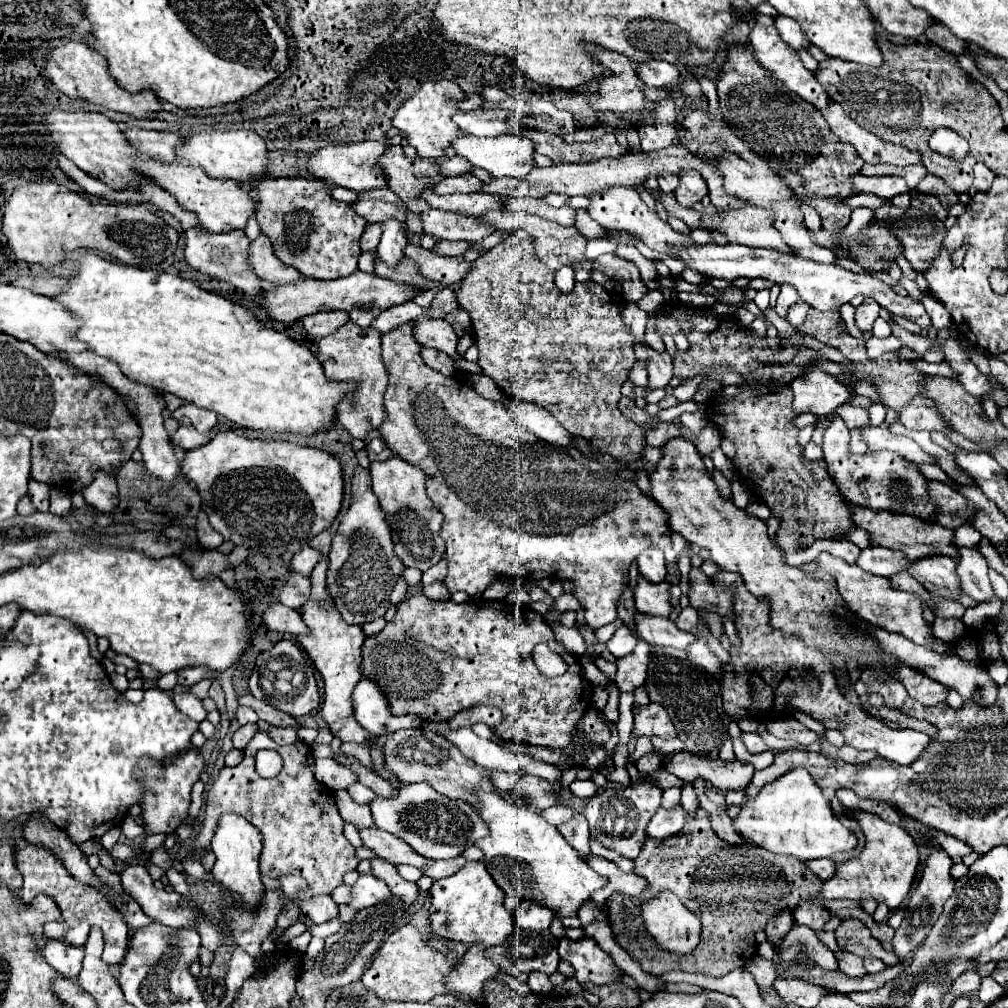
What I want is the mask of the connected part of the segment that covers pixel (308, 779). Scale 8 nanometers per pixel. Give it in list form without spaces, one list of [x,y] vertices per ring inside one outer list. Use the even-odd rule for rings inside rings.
[[[259,732],[249,746],[245,748],[245,760],[233,768],[223,768],[219,778],[213,782],[209,794],[207,794],[207,802],[205,802],[205,820],[201,826],[201,832],[197,834],[197,844],[195,848],[207,848],[210,845],[211,838],[217,830],[219,824],[219,816],[223,812],[235,812],[243,818],[247,818],[253,826],[259,828],[259,832],[263,834],[263,864],[261,864],[261,874],[269,876],[269,878],[279,878],[283,874],[293,874],[293,876],[301,876],[305,878],[305,882],[309,884],[307,890],[303,890],[303,900],[311,898],[311,896],[319,896],[319,894],[331,894],[339,884],[343,884],[343,876],[349,870],[355,870],[359,864],[359,858],[355,856],[355,848],[347,842],[347,838],[343,836],[343,818],[339,816],[337,810],[337,798],[335,794],[323,786],[321,782],[315,780],[313,774],[315,768],[315,758],[313,752],[307,744],[297,742],[291,746],[279,746],[275,744],[265,732]],[[259,748],[273,748],[281,754],[283,758],[283,768],[275,778],[261,778],[255,772],[255,754]]]

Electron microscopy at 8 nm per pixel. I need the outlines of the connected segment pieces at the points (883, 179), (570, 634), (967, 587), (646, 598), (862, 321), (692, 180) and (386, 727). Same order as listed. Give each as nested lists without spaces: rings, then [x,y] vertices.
[[[855,176],[853,186],[859,194],[871,192],[871,194],[877,194],[877,196],[887,198],[887,200],[891,200],[897,194],[909,192],[909,186],[901,176],[873,176],[873,178]]]
[[[545,614],[545,618],[547,618],[547,622],[551,624],[551,630],[553,630],[553,634],[555,634],[555,640],[557,640],[567,652],[571,652],[573,656],[579,658],[586,650],[585,640],[581,638],[579,630],[577,630],[577,628],[565,628],[565,626],[559,624],[557,620],[551,620],[551,614]]]
[[[959,548],[959,564],[957,564],[957,574],[961,578],[963,592],[977,602],[987,602],[995,596],[989,574],[989,566],[979,550],[973,548]]]
[[[639,578],[639,584],[635,588],[635,606],[641,614],[669,616],[675,610],[671,604],[671,582],[651,584]]]
[[[865,300],[859,308],[857,308],[857,312],[855,312],[855,324],[857,324],[857,328],[861,330],[861,332],[871,332],[873,330],[873,322],[877,320],[877,316],[879,316],[879,304],[875,302],[875,300]]]
[[[683,170],[679,174],[679,180],[681,180],[681,184],[679,184],[679,188],[673,194],[675,194],[675,198],[677,198],[677,202],[681,206],[691,208],[691,206],[695,206],[697,202],[701,202],[707,196],[707,184],[699,176],[699,172]]]
[[[365,676],[359,680],[353,692],[353,708],[357,722],[371,734],[389,734],[401,728],[419,728],[423,718],[415,714],[393,716],[387,708],[387,698],[379,692],[379,686]]]

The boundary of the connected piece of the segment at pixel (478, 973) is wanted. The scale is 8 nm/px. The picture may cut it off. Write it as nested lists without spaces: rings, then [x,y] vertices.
[[[471,946],[465,956],[455,964],[455,972],[447,976],[447,990],[467,996],[467,1000],[479,1004],[483,984],[493,978],[499,968],[485,956],[485,946]]]

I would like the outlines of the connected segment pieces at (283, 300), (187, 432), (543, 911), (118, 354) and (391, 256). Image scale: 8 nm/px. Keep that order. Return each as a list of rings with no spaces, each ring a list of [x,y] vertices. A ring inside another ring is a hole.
[[[355,272],[347,278],[339,278],[339,280],[299,280],[295,284],[289,286],[277,286],[275,290],[267,290],[263,294],[263,308],[267,310],[267,314],[273,320],[279,320],[283,324],[291,324],[299,318],[305,318],[309,314],[317,314],[317,312],[329,312],[329,310],[347,310],[351,312],[353,308],[391,308],[395,304],[403,304],[407,300],[411,300],[417,292],[413,288],[405,288],[399,282],[393,280],[385,280],[379,278],[375,274],[365,274],[365,272]]]
[[[179,426],[179,430],[177,430],[177,434],[171,438],[171,442],[177,446],[181,446],[181,448],[185,448],[185,450],[191,450],[191,448],[199,448],[199,446],[203,446],[203,444],[207,444],[215,434],[217,434],[219,430],[217,428],[213,428],[211,432],[207,432],[207,434],[199,434],[195,428],[187,428],[187,426]]]
[[[521,900],[517,906],[517,926],[531,932],[547,930],[553,922],[553,916],[555,914],[549,908],[543,908],[529,900]]]
[[[87,254],[79,258],[79,270],[69,284],[69,290],[53,300],[65,304],[83,320],[77,338],[85,342],[89,350],[117,362],[127,378],[151,384],[161,392],[171,392],[199,408],[209,408],[243,428],[267,434],[269,440],[279,434],[313,436],[331,430],[337,422],[339,402],[357,390],[357,382],[329,380],[317,356],[313,356],[303,342],[267,328],[247,308],[179,276],[141,270]]]
[[[387,220],[383,222],[383,236],[379,242],[379,258],[389,266],[389,268],[397,268],[399,262],[405,258],[403,256],[403,248],[407,246],[407,238],[401,232],[401,226],[395,220]]]

